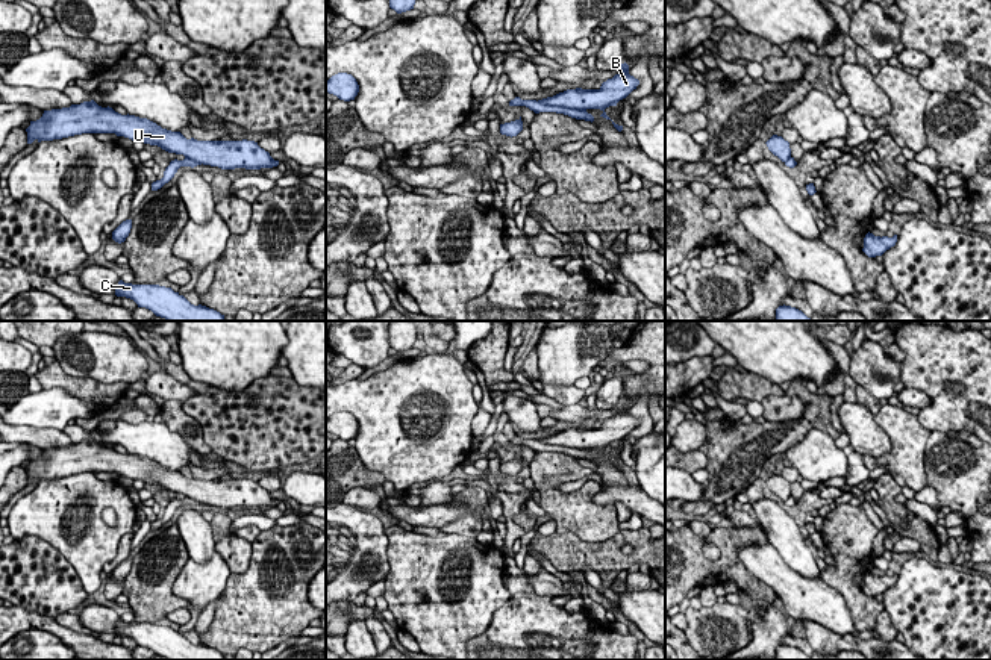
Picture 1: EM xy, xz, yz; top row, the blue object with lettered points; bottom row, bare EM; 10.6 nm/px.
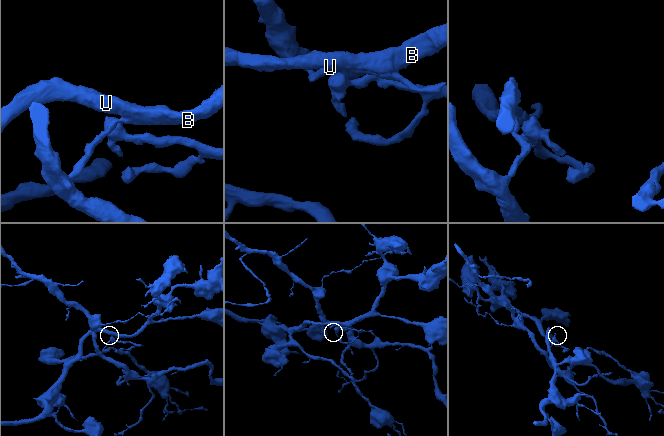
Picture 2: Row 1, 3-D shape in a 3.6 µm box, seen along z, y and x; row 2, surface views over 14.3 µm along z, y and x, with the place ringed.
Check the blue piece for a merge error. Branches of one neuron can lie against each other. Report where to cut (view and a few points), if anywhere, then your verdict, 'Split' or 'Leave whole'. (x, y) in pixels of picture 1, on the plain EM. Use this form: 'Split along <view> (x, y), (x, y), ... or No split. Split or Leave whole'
Split along xy (185, 495), (200, 503). Split

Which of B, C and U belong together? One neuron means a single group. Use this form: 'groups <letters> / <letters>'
groups B U / C

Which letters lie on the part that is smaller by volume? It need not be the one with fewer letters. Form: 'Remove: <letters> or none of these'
Remove: C

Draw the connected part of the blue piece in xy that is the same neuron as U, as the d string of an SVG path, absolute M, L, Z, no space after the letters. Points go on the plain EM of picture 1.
M94 439L44 450L39 459L30 460L26 471L27 483L35 478L38 481L53 480L82 472L115 472L221 509L261 509L279 504L279 500L274 500L255 480L186 478L180 471L162 468L147 457L121 454L109 445L98 445Z

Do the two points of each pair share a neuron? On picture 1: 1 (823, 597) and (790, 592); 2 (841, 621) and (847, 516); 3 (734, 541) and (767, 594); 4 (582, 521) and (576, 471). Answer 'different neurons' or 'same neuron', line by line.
1: same neuron
2: different neurons
3: same neuron
4: same neuron

